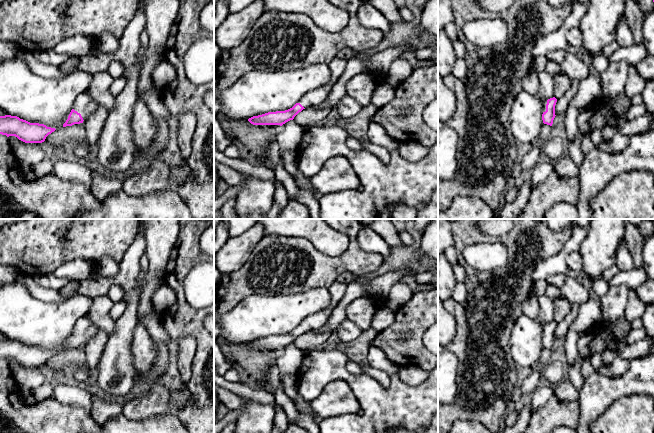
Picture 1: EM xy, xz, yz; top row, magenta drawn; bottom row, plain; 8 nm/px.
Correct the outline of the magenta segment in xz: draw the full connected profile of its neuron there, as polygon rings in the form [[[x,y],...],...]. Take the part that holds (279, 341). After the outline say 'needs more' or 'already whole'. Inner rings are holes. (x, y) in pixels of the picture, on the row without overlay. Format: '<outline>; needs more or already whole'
[[[335,281],[328,289],[332,302],[327,309],[307,316],[292,332],[288,334],[268,336],[262,339],[253,340],[249,342],[248,345],[253,349],[282,350],[286,346],[293,344],[294,341],[303,333],[325,326],[332,314],[333,309],[344,296],[346,288],[346,283]]]; needs more

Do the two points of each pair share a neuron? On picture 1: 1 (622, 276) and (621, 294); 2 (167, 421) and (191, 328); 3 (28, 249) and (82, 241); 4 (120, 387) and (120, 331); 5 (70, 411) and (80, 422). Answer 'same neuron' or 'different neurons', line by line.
1: different neurons
2: different neurons
3: same neuron
4: same neuron
5: same neuron

